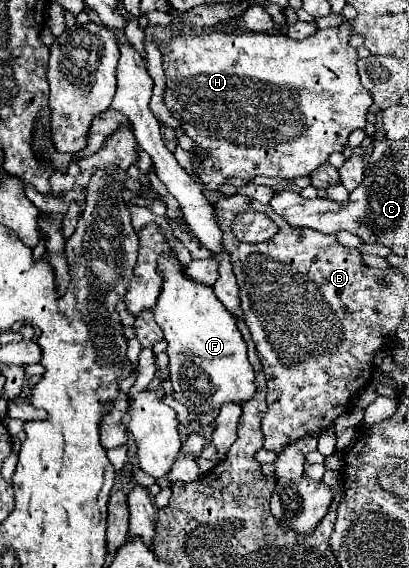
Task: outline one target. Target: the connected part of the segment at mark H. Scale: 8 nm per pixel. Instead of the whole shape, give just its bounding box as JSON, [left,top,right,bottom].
[161,22,373,190]

